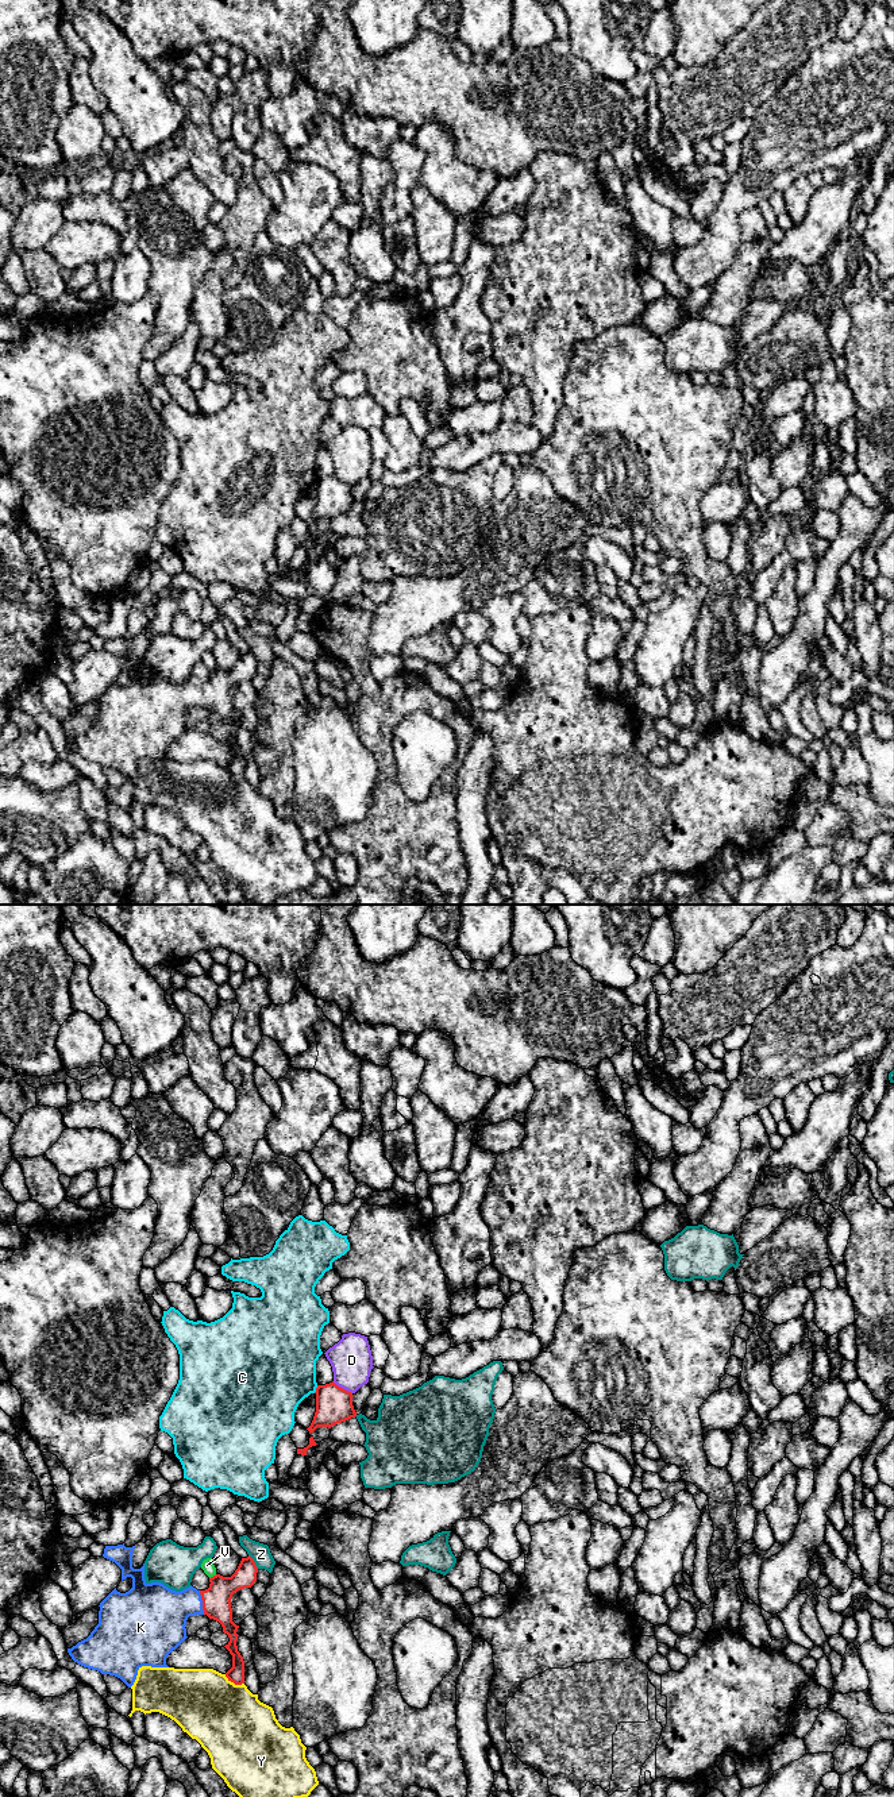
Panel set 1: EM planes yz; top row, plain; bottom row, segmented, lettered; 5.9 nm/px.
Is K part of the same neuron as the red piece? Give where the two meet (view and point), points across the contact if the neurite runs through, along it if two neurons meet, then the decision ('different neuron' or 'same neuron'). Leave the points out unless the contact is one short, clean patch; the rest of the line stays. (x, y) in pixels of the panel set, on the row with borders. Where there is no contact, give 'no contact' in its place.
meets red in yz at (203, 1603); runs through yz (216, 1600), (203, 1603), (185, 1603), (162, 1614); same neuron

